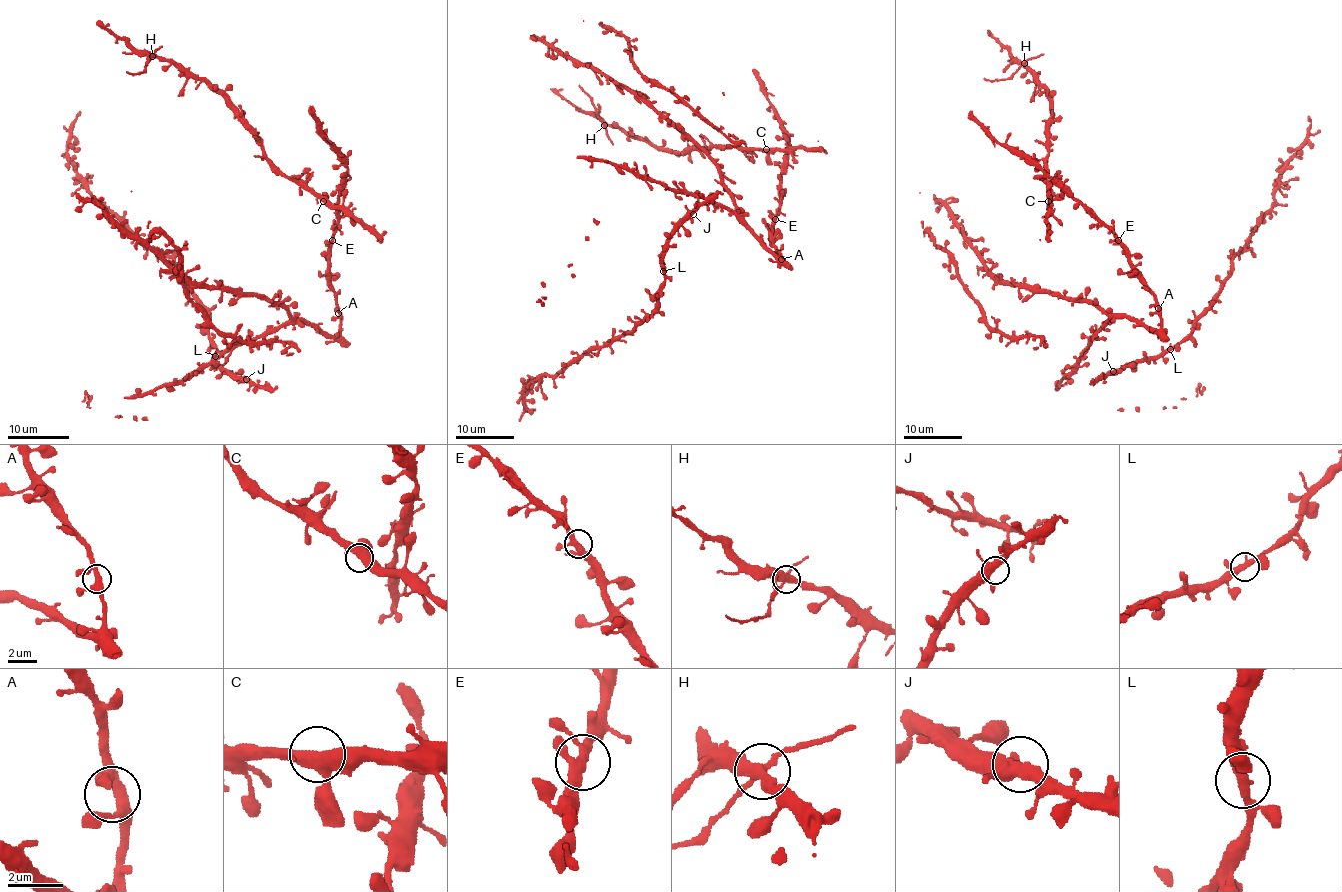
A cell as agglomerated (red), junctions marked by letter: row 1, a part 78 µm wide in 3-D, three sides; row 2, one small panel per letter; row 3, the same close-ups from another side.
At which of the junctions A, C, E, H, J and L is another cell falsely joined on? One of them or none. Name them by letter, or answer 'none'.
H

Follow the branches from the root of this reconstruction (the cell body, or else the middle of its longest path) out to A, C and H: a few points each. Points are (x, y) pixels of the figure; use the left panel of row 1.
A: (300, 322), (315, 323), (323, 331), (336, 336), (339, 331), (338, 313)
C: (300, 322), (315, 323), (332, 336), (339, 331), (336, 293), (330, 283), (338, 190), (323, 201)
H: (300, 322), (332, 336), (339, 331), (330, 283), (338, 190), (323, 197), (290, 181), (220, 93), (152, 56)

